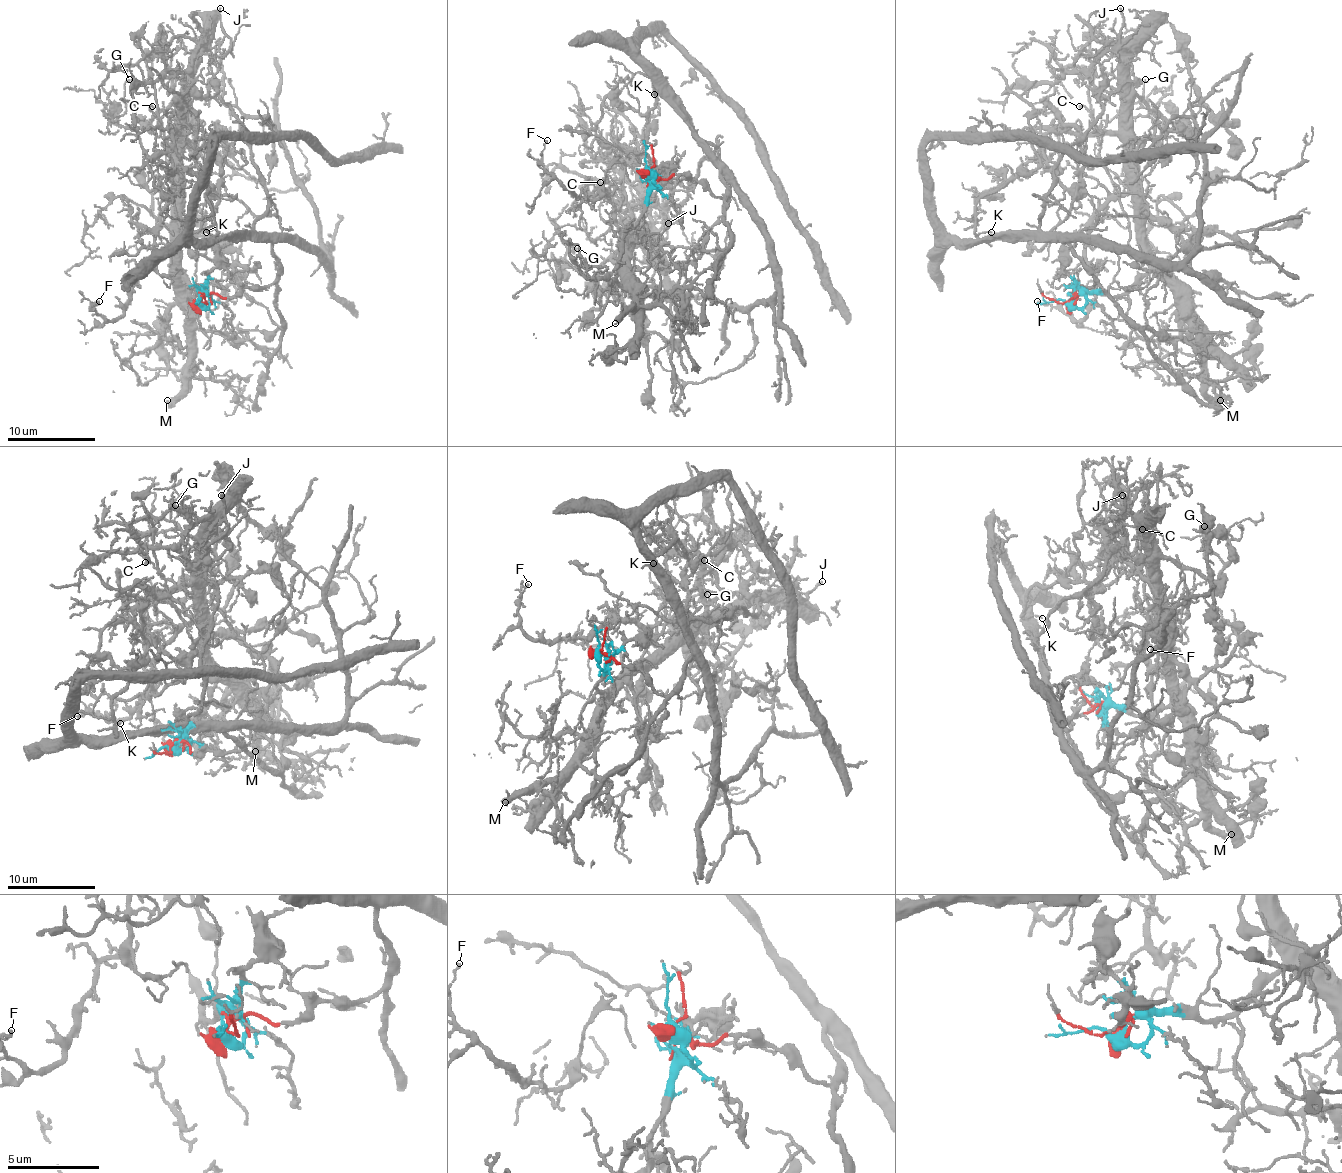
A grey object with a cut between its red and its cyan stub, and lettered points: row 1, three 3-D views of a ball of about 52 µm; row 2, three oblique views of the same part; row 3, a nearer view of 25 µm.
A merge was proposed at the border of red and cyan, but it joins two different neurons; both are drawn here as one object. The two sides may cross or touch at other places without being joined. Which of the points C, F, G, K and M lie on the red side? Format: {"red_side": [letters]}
{"red_side": ["K"]}

